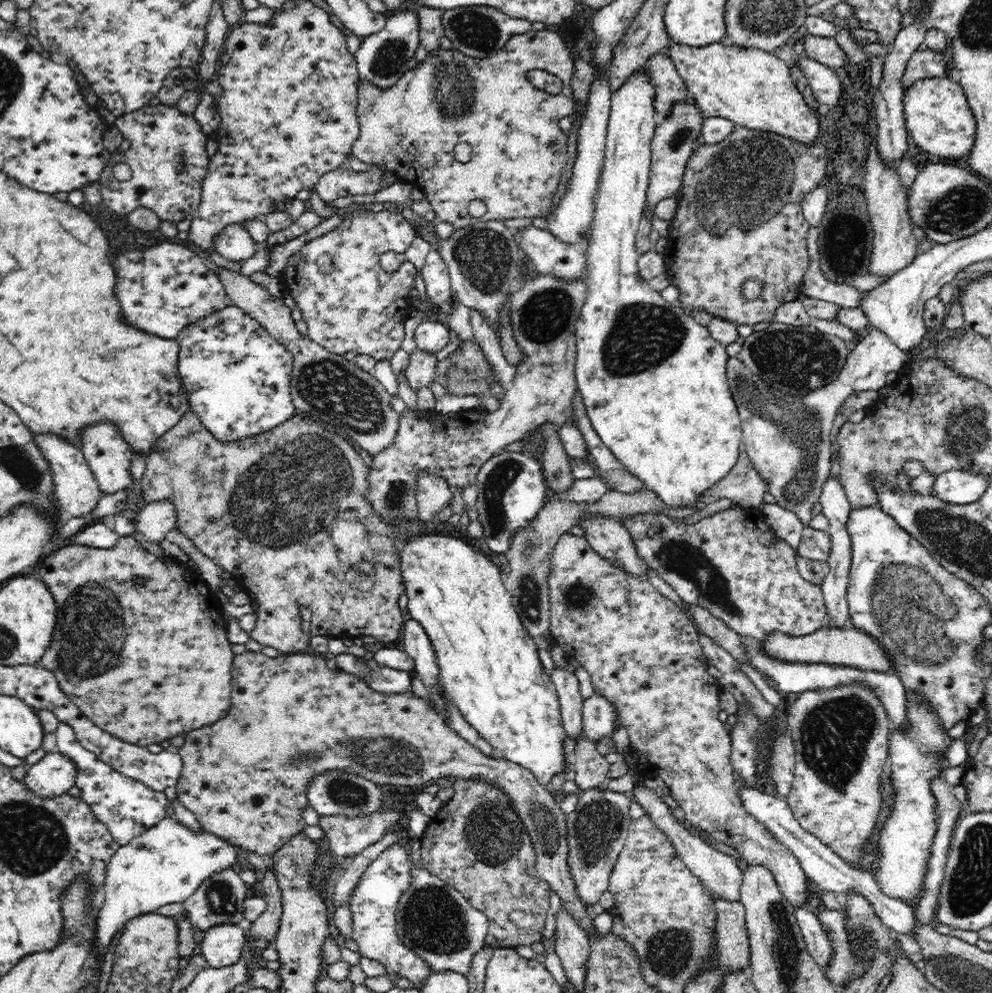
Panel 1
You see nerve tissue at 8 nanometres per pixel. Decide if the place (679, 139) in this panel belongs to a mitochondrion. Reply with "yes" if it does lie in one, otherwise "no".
yes

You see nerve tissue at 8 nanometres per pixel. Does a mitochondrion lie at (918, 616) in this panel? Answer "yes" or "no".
yes

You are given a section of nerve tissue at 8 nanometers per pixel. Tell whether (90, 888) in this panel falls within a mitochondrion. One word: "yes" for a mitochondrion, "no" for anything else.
no

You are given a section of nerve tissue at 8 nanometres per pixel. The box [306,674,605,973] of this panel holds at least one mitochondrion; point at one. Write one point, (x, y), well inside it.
(433, 920)

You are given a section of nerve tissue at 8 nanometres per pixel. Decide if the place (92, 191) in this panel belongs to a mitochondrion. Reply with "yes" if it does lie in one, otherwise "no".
no

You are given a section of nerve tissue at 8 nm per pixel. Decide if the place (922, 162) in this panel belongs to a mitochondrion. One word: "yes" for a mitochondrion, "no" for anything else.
no

